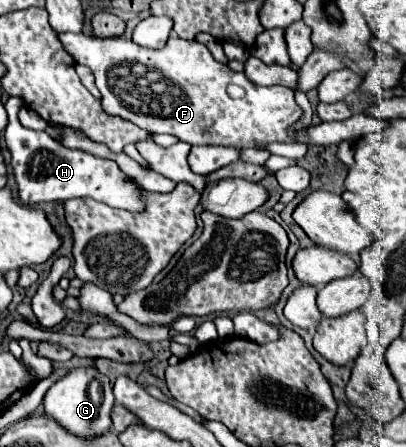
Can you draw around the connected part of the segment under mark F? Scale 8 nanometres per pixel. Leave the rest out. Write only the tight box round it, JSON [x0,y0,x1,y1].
[60,33,386,149]

